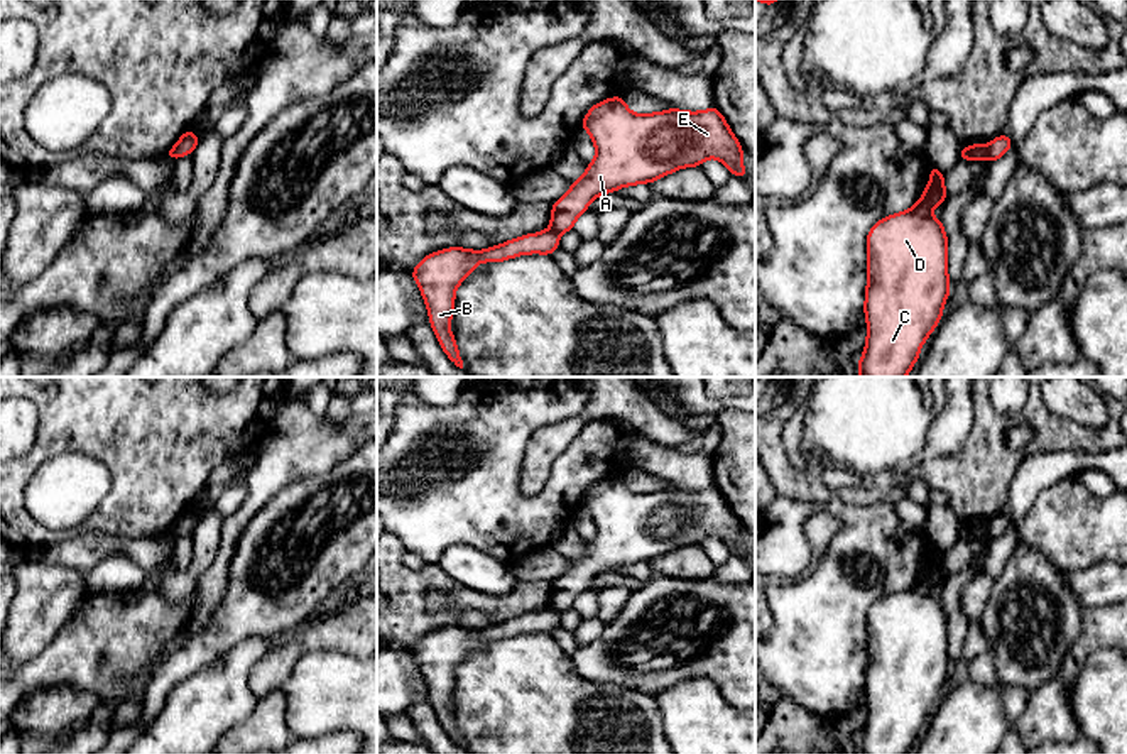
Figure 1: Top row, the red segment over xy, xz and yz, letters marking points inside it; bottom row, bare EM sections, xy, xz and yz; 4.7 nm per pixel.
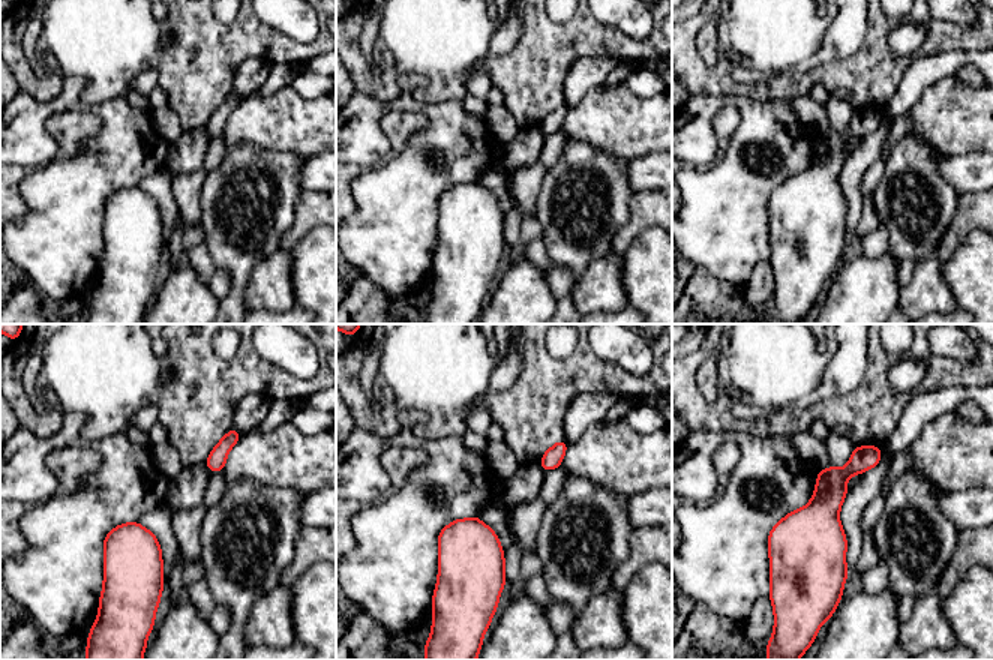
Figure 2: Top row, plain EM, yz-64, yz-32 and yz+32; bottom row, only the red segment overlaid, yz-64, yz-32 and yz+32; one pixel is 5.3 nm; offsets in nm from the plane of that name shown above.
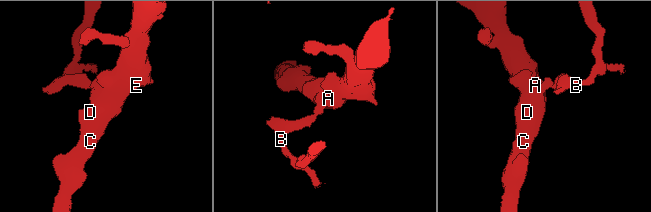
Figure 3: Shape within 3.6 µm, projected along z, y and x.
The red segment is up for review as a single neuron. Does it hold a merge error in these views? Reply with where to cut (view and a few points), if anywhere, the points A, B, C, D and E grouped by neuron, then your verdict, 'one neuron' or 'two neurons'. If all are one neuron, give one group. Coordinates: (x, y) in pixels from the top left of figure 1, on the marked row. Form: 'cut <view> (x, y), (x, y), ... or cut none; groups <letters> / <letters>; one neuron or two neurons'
cut yz (989, 146), (985, 158); groups A C D E / B; two neurons

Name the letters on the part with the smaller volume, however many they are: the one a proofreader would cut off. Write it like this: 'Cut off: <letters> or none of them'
Cut off: B

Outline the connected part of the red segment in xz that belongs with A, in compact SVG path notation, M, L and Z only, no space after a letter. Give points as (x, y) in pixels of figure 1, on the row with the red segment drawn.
M613 96L590 108L581 128L590 134L596 156L586 164L586 174L571 181L571 189L553 203L551 230L556 233L573 230L576 218L596 196L615 193L625 186L651 184L681 167L701 166L708 157L721 161L740 179L749 176L742 166L743 149L715 105L703 112L671 108L637 115L627 108L623 96Z

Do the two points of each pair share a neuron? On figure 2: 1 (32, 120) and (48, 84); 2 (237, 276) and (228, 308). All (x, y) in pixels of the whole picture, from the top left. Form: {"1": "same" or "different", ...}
{"1": "different", "2": "same"}

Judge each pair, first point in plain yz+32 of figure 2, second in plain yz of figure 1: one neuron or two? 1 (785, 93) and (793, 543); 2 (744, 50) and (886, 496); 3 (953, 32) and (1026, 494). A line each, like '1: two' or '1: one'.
1: two
2: one
3: two

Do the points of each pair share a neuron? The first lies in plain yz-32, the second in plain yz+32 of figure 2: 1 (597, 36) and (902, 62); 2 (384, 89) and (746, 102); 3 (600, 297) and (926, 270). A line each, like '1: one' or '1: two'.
1: one
2: two
3: one

